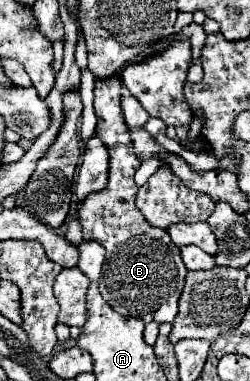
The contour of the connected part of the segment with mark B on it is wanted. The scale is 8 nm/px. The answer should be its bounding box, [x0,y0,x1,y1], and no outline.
[78,78,186,322]

